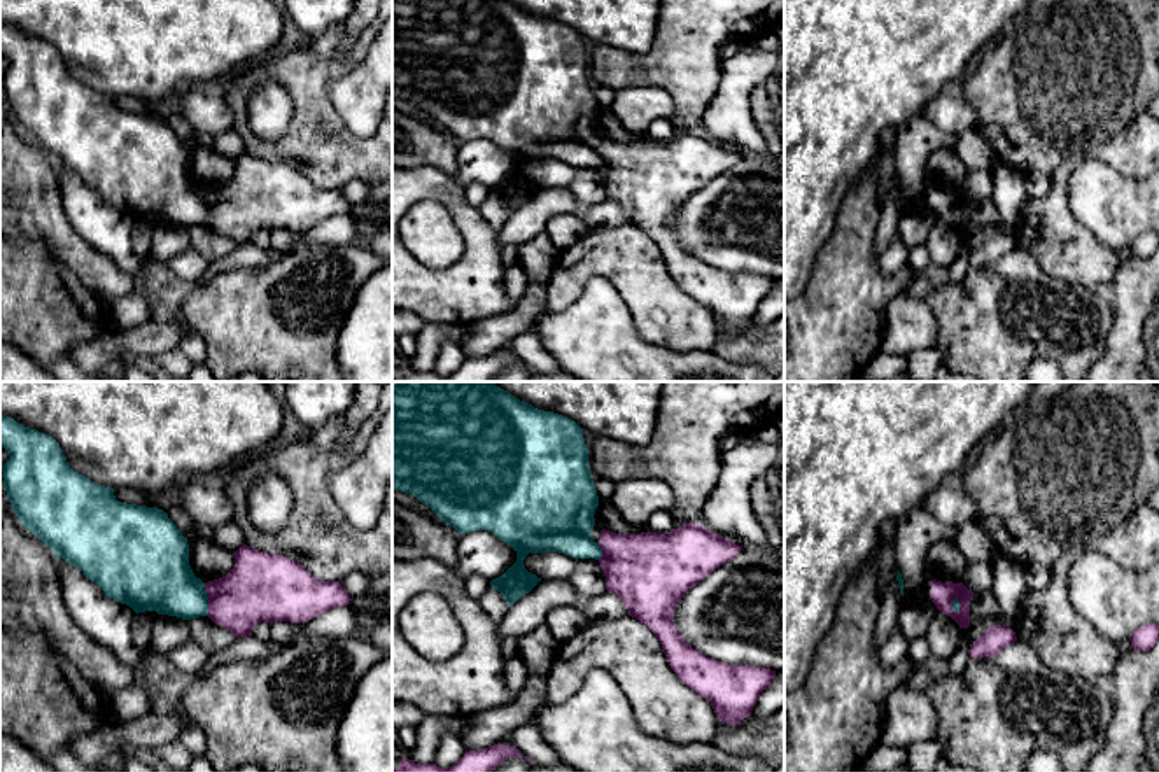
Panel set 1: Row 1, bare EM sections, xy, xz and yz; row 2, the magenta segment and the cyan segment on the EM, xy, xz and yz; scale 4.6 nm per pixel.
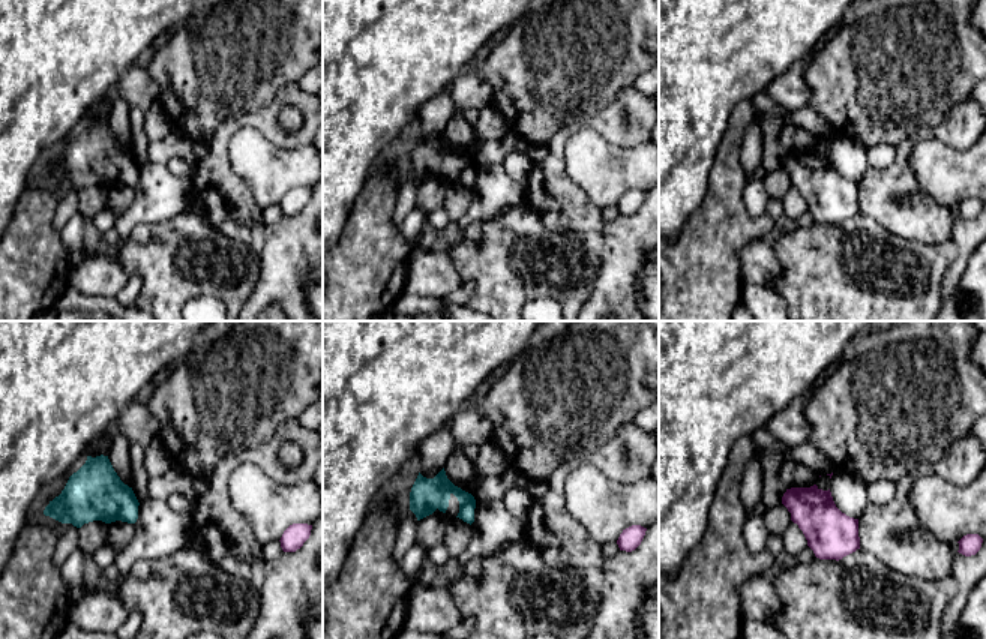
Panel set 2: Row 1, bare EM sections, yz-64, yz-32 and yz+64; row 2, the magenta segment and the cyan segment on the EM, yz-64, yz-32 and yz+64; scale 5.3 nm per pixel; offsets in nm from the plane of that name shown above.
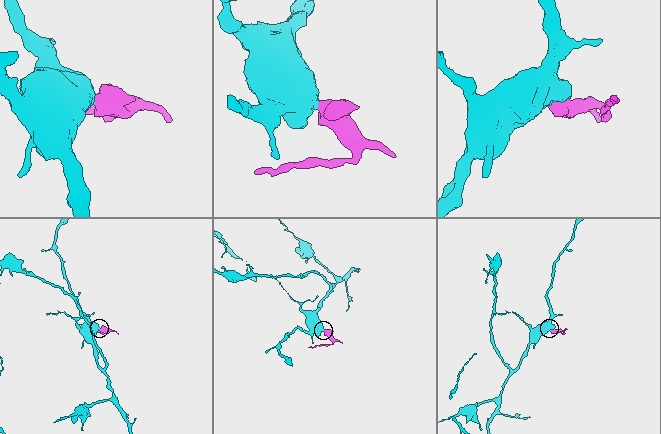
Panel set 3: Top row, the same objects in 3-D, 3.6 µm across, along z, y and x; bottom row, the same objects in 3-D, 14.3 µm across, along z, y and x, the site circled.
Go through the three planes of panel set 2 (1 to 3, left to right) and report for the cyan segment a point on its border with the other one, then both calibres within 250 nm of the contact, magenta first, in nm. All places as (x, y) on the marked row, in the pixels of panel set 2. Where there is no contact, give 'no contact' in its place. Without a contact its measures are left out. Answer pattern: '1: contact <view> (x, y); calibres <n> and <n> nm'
1: no contact
2: no contact
3: no contact

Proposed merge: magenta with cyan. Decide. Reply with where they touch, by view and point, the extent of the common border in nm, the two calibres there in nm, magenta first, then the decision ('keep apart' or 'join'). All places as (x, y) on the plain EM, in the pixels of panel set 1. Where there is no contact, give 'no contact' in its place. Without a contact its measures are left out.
contact xy (209, 207); length 150 nm; calibres 320 and 300 nm; join

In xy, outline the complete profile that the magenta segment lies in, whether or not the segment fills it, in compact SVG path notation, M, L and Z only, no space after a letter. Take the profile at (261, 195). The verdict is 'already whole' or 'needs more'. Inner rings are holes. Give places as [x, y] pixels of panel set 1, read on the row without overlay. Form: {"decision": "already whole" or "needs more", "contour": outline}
{"decision": "needs more", "contour": "M0 23L0 56L9 60L9 67L2 74L4 98L7 100L18 128L51 156L56 166L63 166L79 175L105 203L130 214L137 222L156 219L158 222L182 228L208 224L214 231L240 247L252 243L252 236L261 229L266 229L270 235L275 229L303 231L333 215L348 214L352 208L340 189L317 187L296 168L259 159L247 152L233 161L235 173L226 184L203 191L194 184L189 173L189 152L186 145L163 117L117 109L114 96L98 93L74 79L53 44Z"}

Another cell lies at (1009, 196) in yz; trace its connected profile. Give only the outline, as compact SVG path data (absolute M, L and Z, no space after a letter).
M996 163L991 170L994 186L991 201L1007 224L1019 224L1024 207L1029 201L1026 193L1026 175L1015 168L1010 168L1003 163Z

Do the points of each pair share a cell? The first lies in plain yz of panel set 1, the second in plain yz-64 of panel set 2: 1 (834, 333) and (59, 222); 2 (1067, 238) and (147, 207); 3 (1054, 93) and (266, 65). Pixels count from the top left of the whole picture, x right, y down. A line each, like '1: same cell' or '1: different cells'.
1: different cells
2: different cells
3: same cell

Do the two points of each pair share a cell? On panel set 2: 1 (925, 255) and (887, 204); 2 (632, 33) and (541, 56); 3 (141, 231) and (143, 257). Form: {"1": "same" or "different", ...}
{"1": "different", "2": "same", "3": "different"}

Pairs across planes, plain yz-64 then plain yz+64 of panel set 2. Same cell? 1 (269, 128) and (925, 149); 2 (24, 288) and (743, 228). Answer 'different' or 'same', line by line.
1: different
2: same

